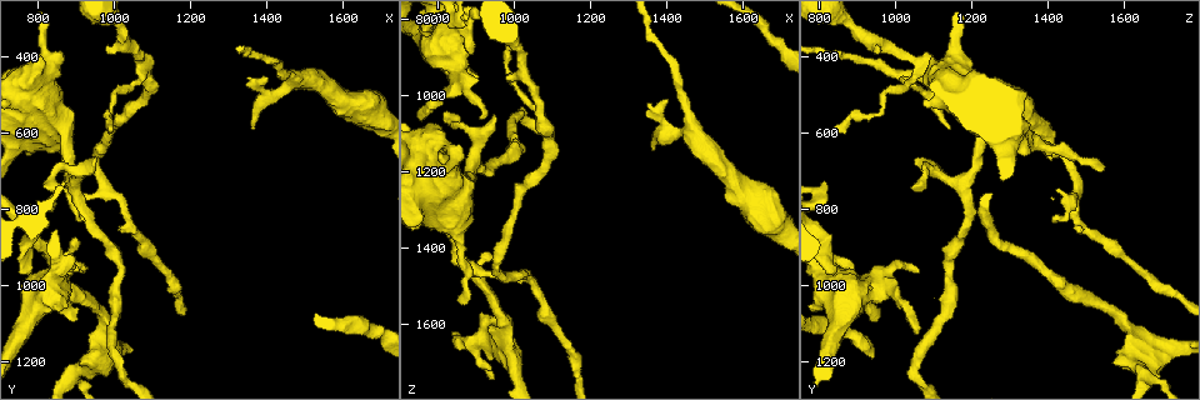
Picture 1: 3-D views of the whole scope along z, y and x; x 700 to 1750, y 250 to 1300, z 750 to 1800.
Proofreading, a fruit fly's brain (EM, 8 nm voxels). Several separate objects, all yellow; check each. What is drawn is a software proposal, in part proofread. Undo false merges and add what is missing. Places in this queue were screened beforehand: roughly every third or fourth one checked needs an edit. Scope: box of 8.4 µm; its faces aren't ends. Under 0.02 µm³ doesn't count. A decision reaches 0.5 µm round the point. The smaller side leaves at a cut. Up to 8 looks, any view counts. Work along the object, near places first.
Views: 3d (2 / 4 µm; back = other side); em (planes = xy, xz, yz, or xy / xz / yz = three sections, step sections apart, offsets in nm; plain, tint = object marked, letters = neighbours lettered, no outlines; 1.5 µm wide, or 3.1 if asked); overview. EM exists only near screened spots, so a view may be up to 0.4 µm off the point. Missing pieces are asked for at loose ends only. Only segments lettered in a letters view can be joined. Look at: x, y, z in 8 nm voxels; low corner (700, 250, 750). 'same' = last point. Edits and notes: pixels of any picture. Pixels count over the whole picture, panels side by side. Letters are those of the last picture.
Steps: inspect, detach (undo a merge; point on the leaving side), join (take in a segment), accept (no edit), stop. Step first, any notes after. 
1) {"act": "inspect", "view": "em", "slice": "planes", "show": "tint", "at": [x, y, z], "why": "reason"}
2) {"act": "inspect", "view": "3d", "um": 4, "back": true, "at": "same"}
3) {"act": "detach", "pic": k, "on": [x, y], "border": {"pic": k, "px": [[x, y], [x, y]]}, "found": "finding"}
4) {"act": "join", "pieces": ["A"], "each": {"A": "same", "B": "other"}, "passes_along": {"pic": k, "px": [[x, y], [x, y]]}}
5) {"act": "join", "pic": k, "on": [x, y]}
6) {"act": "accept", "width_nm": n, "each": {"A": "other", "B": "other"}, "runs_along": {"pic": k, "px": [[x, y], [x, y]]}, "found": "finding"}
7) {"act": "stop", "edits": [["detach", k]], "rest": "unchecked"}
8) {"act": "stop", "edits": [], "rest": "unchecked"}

{"act": "inspect", "view": "3d", "um": 2, "at": [945, 825, 1430], "why": "tapers out"}

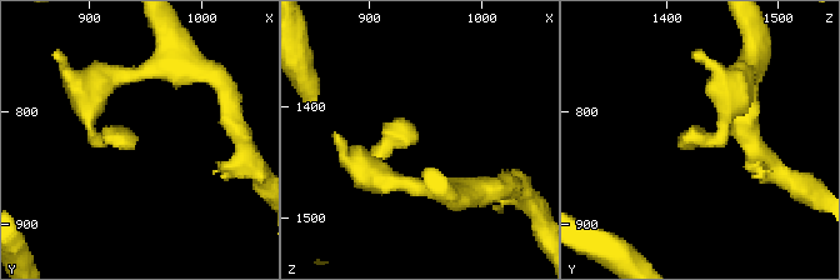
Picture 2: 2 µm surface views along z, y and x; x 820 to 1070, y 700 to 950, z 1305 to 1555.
{"act": "inspect", "view": "em", "slice": "xz", "step": 4, "show": "tint", "at": [944, 828, 1430]}

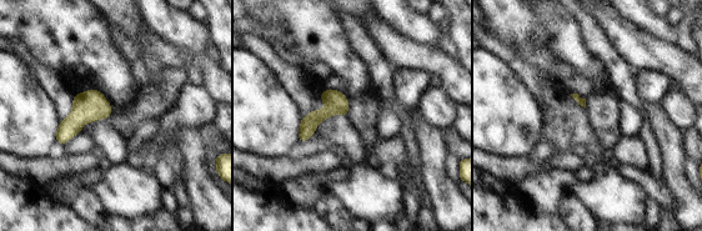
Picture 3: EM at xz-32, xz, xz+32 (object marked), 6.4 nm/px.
{"act": "inspect", "view": "em", "slice": "xz", "step": 4, "show": "letters", "at": "same", "why": "see the neighbours"}

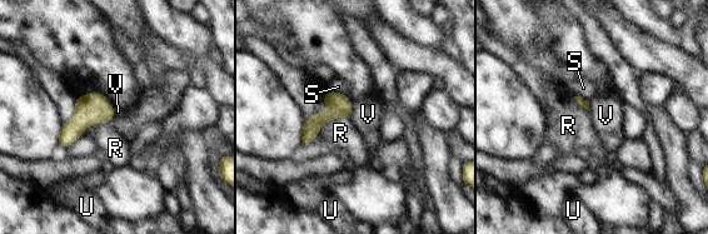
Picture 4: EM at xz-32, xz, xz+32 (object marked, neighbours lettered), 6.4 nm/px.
{"act": "accept", "each": {"R": "other", "S": "other", "U": "other", "V": "other"}, "border": {"pic": 4, "px": [[350, 101], [352, 119]]}, "found": "none of them fits"}

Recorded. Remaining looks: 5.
{"act": "inspect", "view": "em", "slice": "planes", "show": "letters", "at": [900, 1060, 955], "why": "free end"}

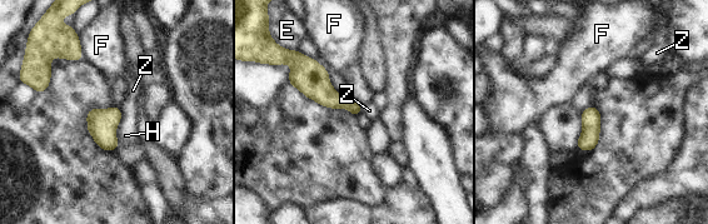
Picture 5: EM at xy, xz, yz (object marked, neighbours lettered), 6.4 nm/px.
{"act": "accept", "longest_contact_nm": ["F", 160], "each": {"E": "other", "F": "other", "H": "other", "Z": "other"}, "found": "no lettered segment goes on from it"}

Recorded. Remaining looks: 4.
{"act": "inspect", "view": "em", "slice": "planes", "show": "letters", "at": [955, 680, 1050]}

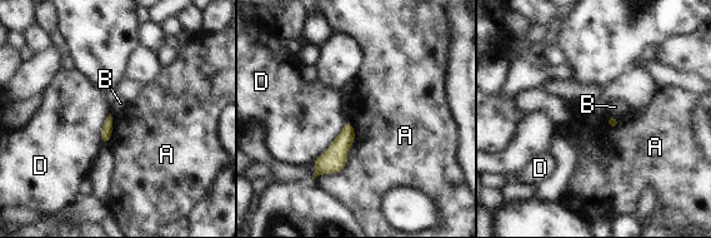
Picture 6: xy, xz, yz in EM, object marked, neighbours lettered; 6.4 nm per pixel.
{"act": "accept", "each": {"A": "other", "B": "other", "D": "other"}, "found": "no lettered segment goes on from it"}

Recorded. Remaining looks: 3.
{"act": "stop", "edits": [], "rest": "unchecked"}

